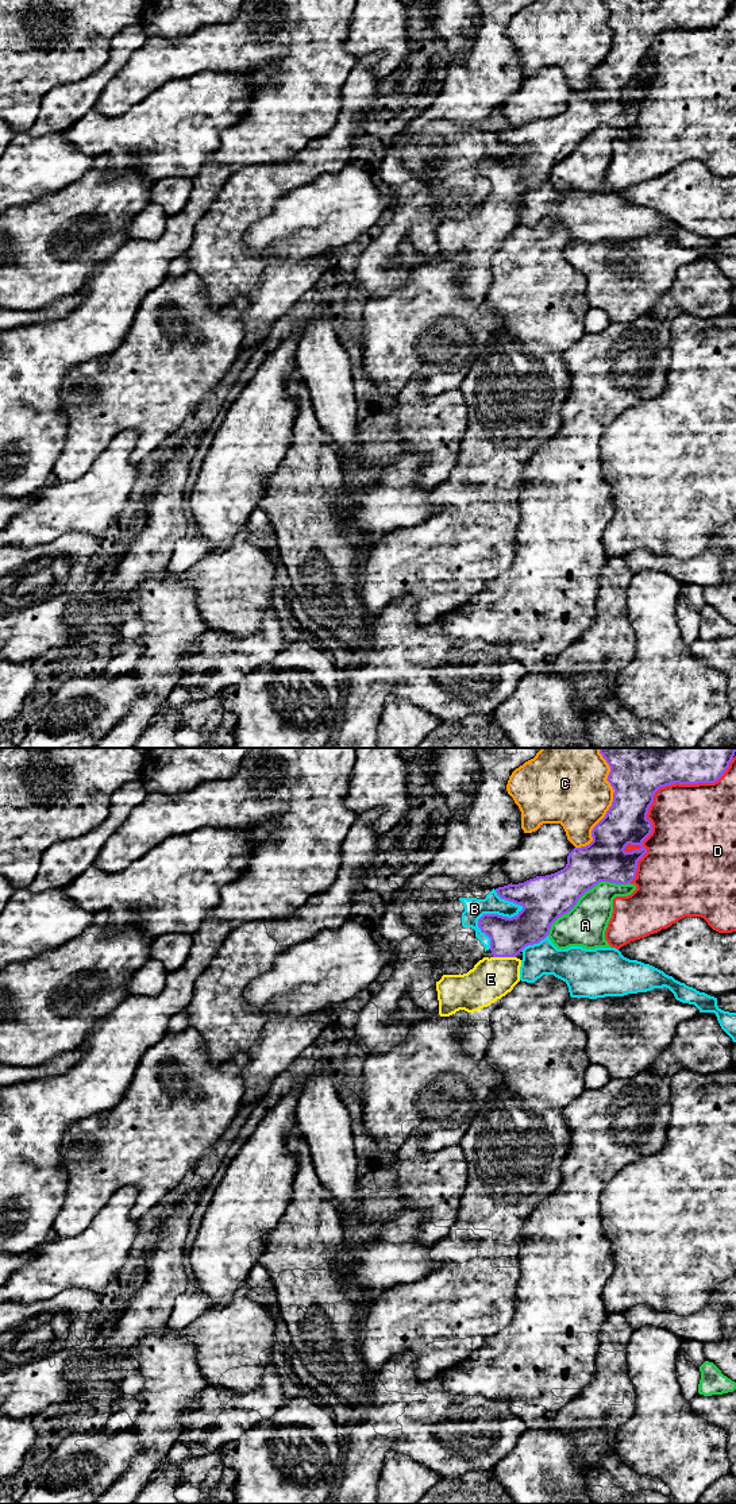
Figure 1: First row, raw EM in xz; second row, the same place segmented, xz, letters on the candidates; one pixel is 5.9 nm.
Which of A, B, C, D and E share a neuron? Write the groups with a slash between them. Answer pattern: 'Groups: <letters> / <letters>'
Groups: A / B / C / D / E

